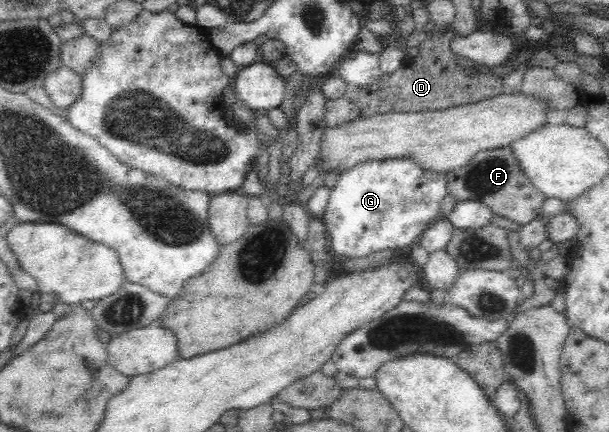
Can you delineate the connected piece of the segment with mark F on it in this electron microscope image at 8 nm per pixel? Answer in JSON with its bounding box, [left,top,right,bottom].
[446,146,545,225]

